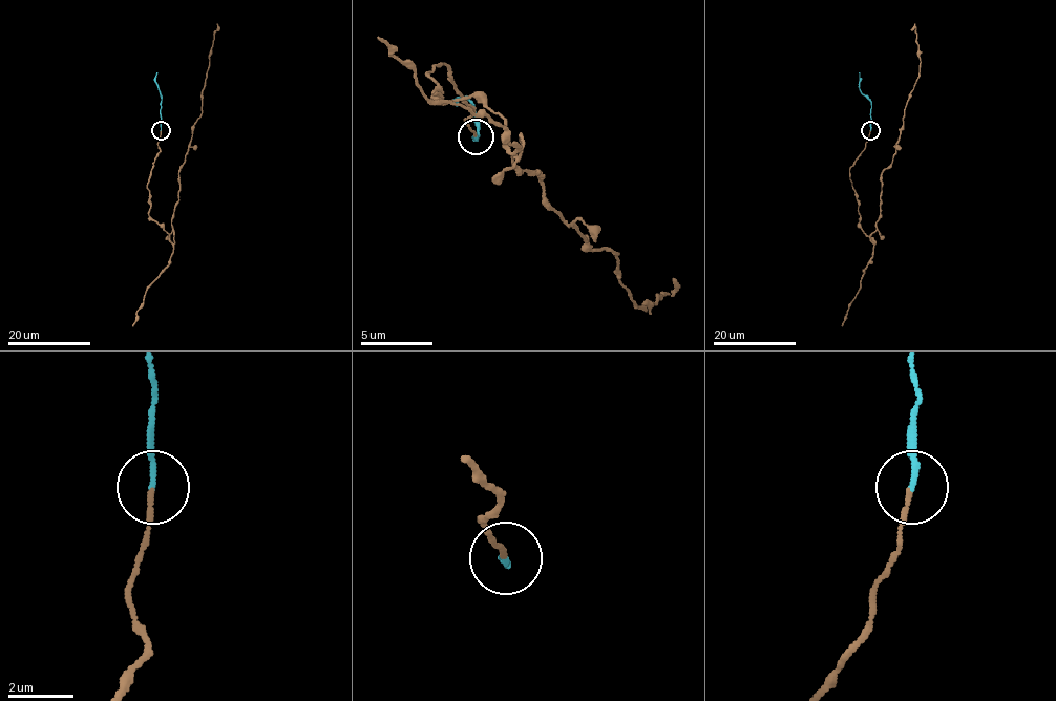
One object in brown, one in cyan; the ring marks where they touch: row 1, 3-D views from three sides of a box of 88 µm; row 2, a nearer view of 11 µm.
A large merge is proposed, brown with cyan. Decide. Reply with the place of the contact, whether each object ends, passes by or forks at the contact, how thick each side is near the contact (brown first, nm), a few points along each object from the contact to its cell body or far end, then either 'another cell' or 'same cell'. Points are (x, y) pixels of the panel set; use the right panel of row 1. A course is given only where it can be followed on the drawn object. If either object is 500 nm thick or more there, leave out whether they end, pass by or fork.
place (870, 130); brown ends; cyan ends; calibres 150 and 170 nm; course brown (870, 130), (849, 171), (859, 227), (873, 243), (881, 174), (892, 163), (919, 76), (910, 29); course cyan (870, 130), (871, 103), (859, 88), (859, 72); same cell

